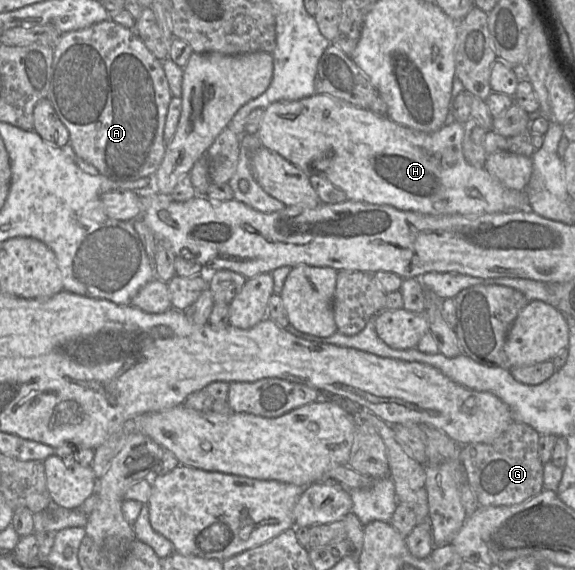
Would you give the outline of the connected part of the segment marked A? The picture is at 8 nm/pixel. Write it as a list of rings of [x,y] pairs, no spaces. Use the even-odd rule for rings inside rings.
[[[110,19],[66,32],[54,45],[52,80],[47,99],[68,129],[71,151],[112,181],[154,178],[166,151],[164,128],[172,97],[163,62],[148,50],[134,30]]]

